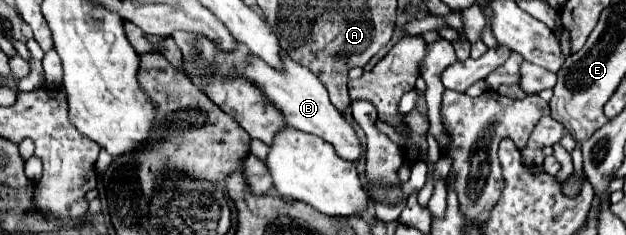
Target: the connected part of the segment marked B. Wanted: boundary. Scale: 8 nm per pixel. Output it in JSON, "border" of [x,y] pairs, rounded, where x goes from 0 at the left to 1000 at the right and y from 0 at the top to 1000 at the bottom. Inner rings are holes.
{"border":[[[401,238],[398,272],[391,281],[388,315],[404,340],[407,366],[414,366],[420,383],[420,400],[439,434],[439,451],[452,477],[458,528],[471,553],[490,562],[490,570],[503,570],[522,604],[529,604],[538,638],[538,655],[551,681],[570,689],[580,664],[580,621],[564,553],[564,536],[548,502],[548,485],[526,434],[522,383],[516,374],[516,357],[510,349],[510,332],[503,332],[503,315],[497,315],[487,281],[468,264],[462,238],[452,247],[455,264],[455,298],[442,306],[433,281],[427,281],[417,247]],[[497,366],[497,374],[494,374]]]}

